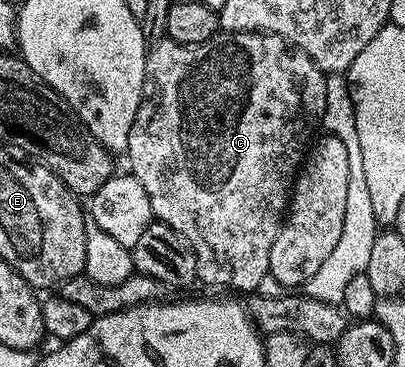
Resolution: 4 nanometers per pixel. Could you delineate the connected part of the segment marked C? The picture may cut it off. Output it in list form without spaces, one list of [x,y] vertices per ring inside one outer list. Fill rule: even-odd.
[[[218,32],[210,40],[202,40],[202,44],[178,44],[173,38],[165,36],[153,46],[156,47],[153,50],[151,47],[147,51],[144,94],[140,98],[140,107],[130,128],[130,140],[126,151],[128,162],[132,165],[129,166],[130,172],[140,181],[142,188],[146,188],[153,215],[170,228],[174,228],[191,244],[196,257],[196,276],[201,283],[204,281],[208,286],[229,286],[232,290],[259,291],[263,287],[260,285],[263,284],[264,278],[266,282],[269,277],[270,248],[274,248],[274,240],[286,217],[296,175],[306,157],[306,147],[313,137],[312,129],[321,125],[324,116],[325,71],[319,70],[314,60],[310,60],[310,56],[302,52],[302,48],[293,46],[277,34]]]

